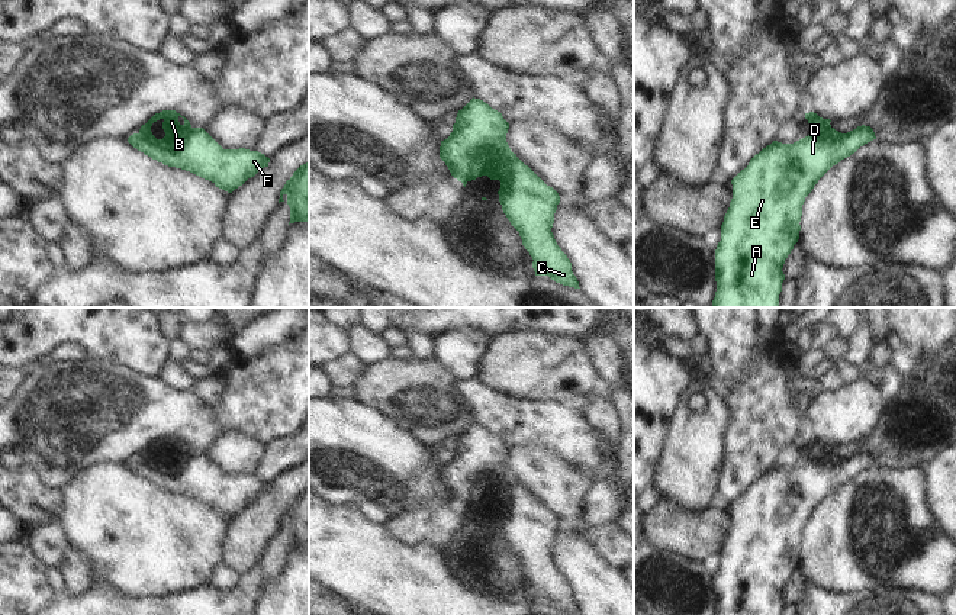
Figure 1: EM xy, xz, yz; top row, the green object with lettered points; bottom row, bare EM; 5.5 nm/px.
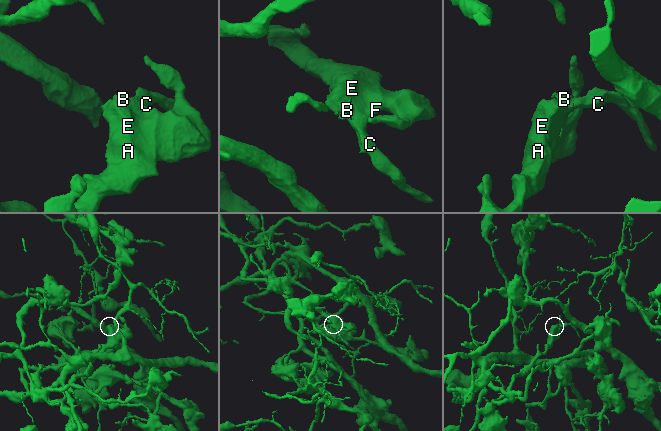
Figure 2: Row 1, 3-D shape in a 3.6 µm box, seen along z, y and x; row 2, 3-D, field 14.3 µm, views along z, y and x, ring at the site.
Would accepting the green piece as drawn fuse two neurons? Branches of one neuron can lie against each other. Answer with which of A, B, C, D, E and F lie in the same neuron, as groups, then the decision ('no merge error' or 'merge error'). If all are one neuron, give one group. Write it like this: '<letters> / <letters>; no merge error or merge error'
A B C D E F; no merge error

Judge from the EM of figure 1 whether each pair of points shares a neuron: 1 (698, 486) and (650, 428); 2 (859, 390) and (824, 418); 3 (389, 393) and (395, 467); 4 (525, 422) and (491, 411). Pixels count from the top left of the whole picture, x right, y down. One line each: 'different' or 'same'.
1: different
2: same
3: different
4: same

